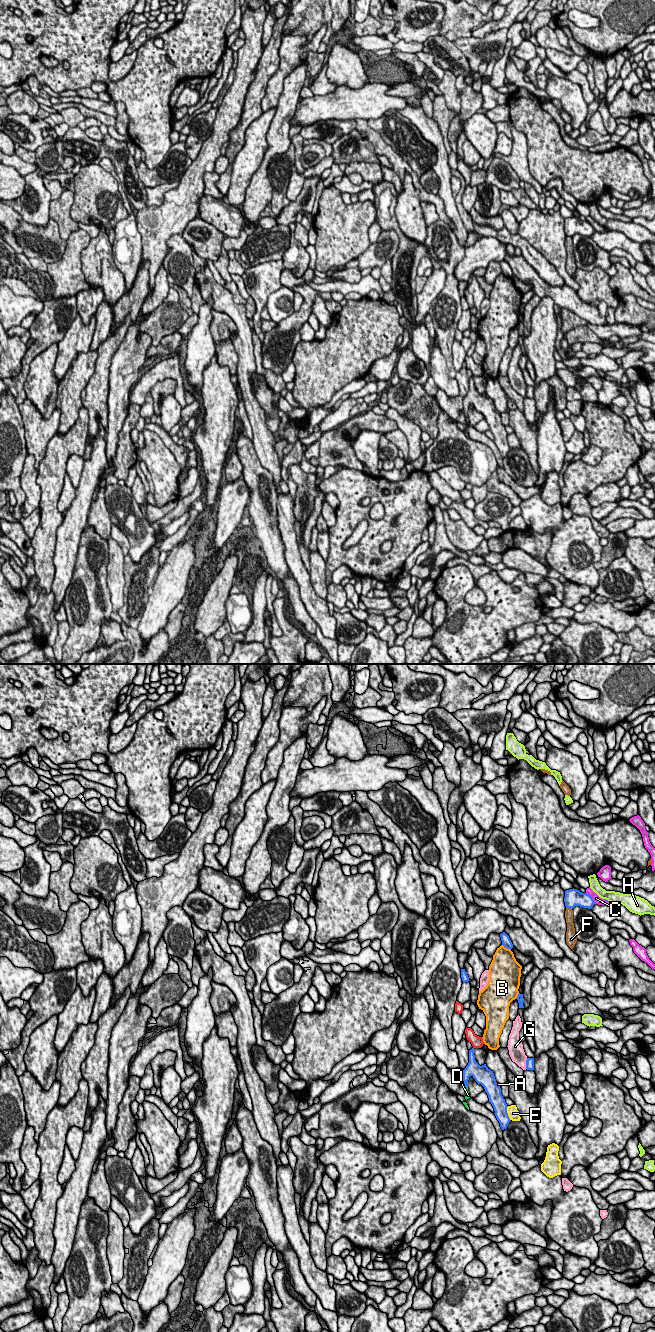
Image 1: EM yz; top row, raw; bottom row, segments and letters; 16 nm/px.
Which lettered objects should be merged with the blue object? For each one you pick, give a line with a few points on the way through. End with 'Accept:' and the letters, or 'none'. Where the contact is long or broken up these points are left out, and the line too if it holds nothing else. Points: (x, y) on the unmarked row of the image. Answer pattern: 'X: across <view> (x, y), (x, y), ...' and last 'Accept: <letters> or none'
D: across yz (469, 399), (466, 402), (466, 414), (468, 423)
Accept: D

